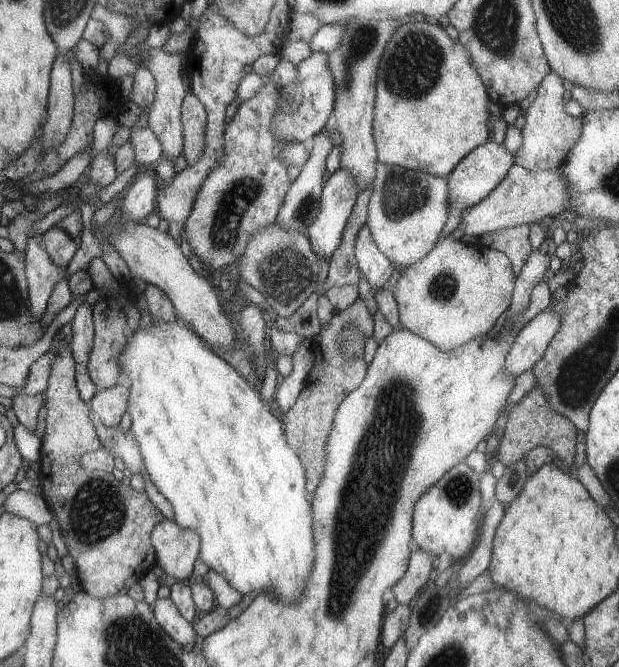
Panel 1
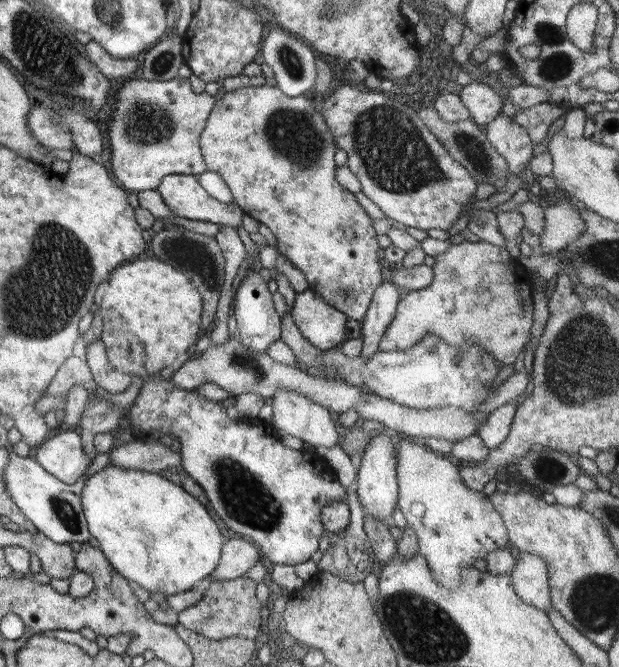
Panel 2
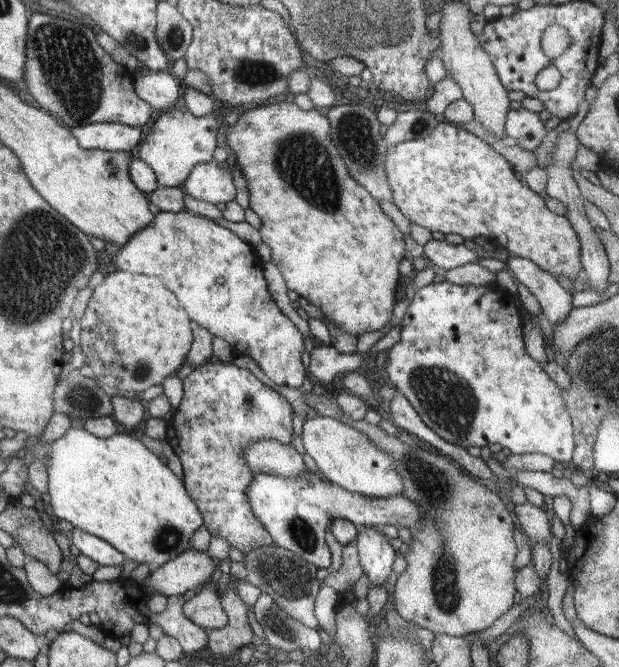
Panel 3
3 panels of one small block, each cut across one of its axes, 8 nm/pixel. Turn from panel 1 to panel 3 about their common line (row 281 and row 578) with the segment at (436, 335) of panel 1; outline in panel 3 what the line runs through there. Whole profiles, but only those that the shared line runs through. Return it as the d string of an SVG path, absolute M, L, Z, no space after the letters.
M311 392L303 394L308 408L315 409L321 416L339 419L347 425L363 432L381 451L385 451L393 459L393 469L401 479L403 491L401 496L408 498L420 511L420 524L415 529L409 529L412 542L407 544L407 562L405 571L397 578L393 586L395 611L407 622L413 622L419 628L427 629L434 634L445 634L451 637L463 637L467 634L483 632L513 606L514 589L514 559L516 547L512 529L515 528L507 512L495 493L490 492L478 481L470 480L462 474L456 465L449 460L441 459L423 450L409 448L409 442L403 435L397 438L389 436L377 426L361 420L349 420L337 406L336 398L329 392L314 395Z

